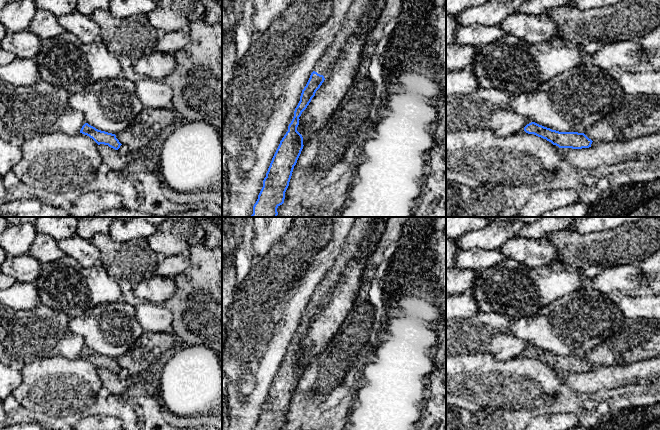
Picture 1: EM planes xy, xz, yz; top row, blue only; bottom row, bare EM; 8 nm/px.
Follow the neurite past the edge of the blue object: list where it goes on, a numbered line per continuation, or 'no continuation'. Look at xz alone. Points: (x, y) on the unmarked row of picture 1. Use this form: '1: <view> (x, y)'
1: xz (361, 231)

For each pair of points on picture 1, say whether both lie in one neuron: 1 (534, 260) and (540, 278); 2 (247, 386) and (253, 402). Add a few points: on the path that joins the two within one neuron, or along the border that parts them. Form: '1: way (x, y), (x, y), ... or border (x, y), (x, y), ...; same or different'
1: border (515, 260), (532, 267), (557, 266); different
2: border (249, 370), (243, 371), (237, 384), (241, 398); different

